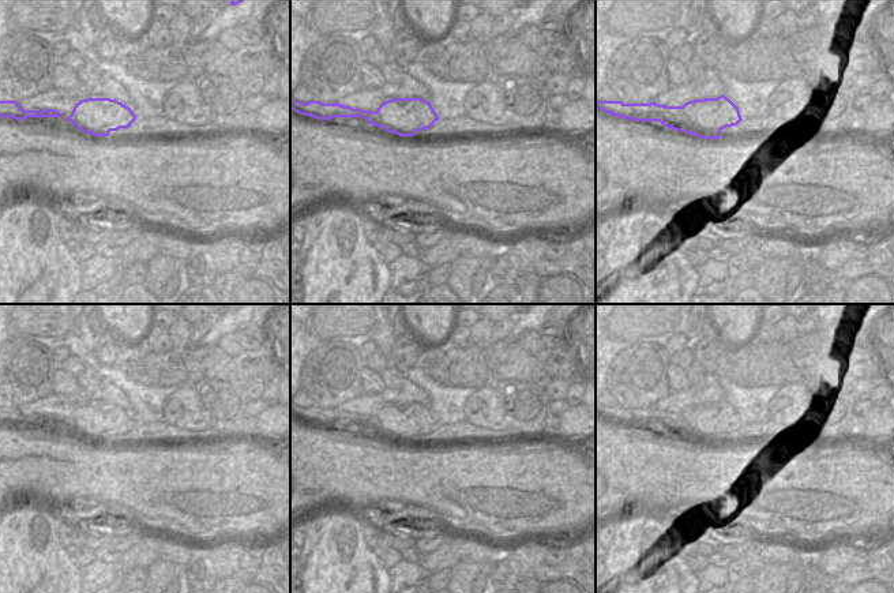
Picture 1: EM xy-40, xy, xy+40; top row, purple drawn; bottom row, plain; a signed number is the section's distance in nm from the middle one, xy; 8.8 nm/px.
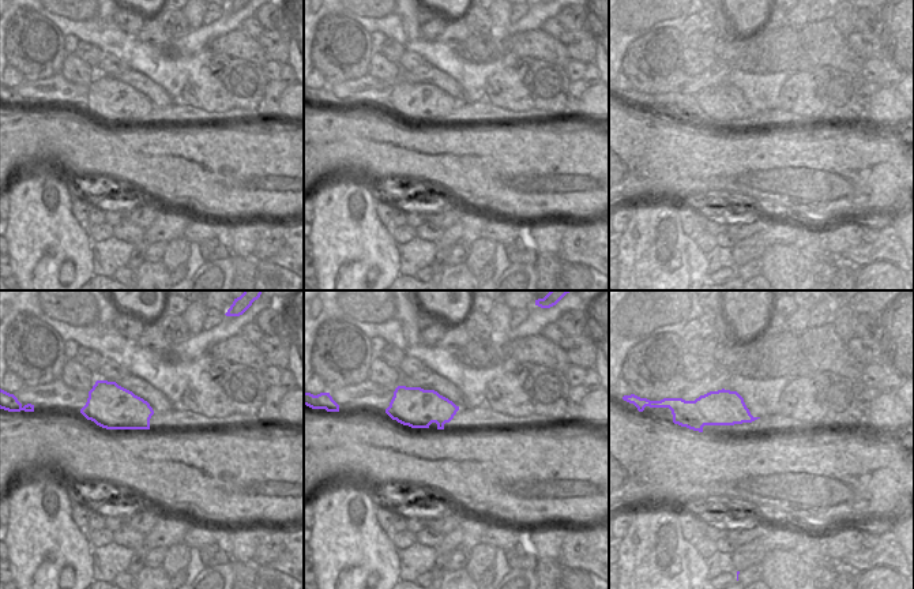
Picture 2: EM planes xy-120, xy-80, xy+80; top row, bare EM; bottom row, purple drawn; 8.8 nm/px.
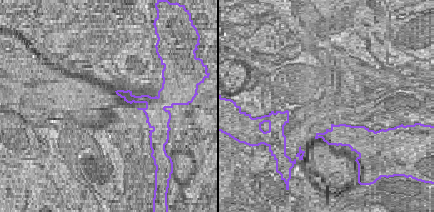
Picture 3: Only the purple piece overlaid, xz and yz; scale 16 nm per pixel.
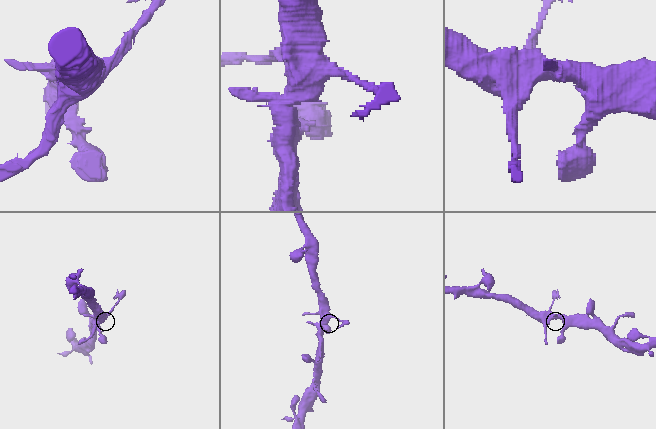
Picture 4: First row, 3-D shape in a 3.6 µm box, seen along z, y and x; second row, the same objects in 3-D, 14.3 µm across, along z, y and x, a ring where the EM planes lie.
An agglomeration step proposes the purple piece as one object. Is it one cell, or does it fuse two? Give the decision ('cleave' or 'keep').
keep

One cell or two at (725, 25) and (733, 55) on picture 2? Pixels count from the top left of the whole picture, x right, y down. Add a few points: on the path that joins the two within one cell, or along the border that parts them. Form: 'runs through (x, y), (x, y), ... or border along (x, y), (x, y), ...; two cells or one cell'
border along (738, 26), (729, 36); two cells

